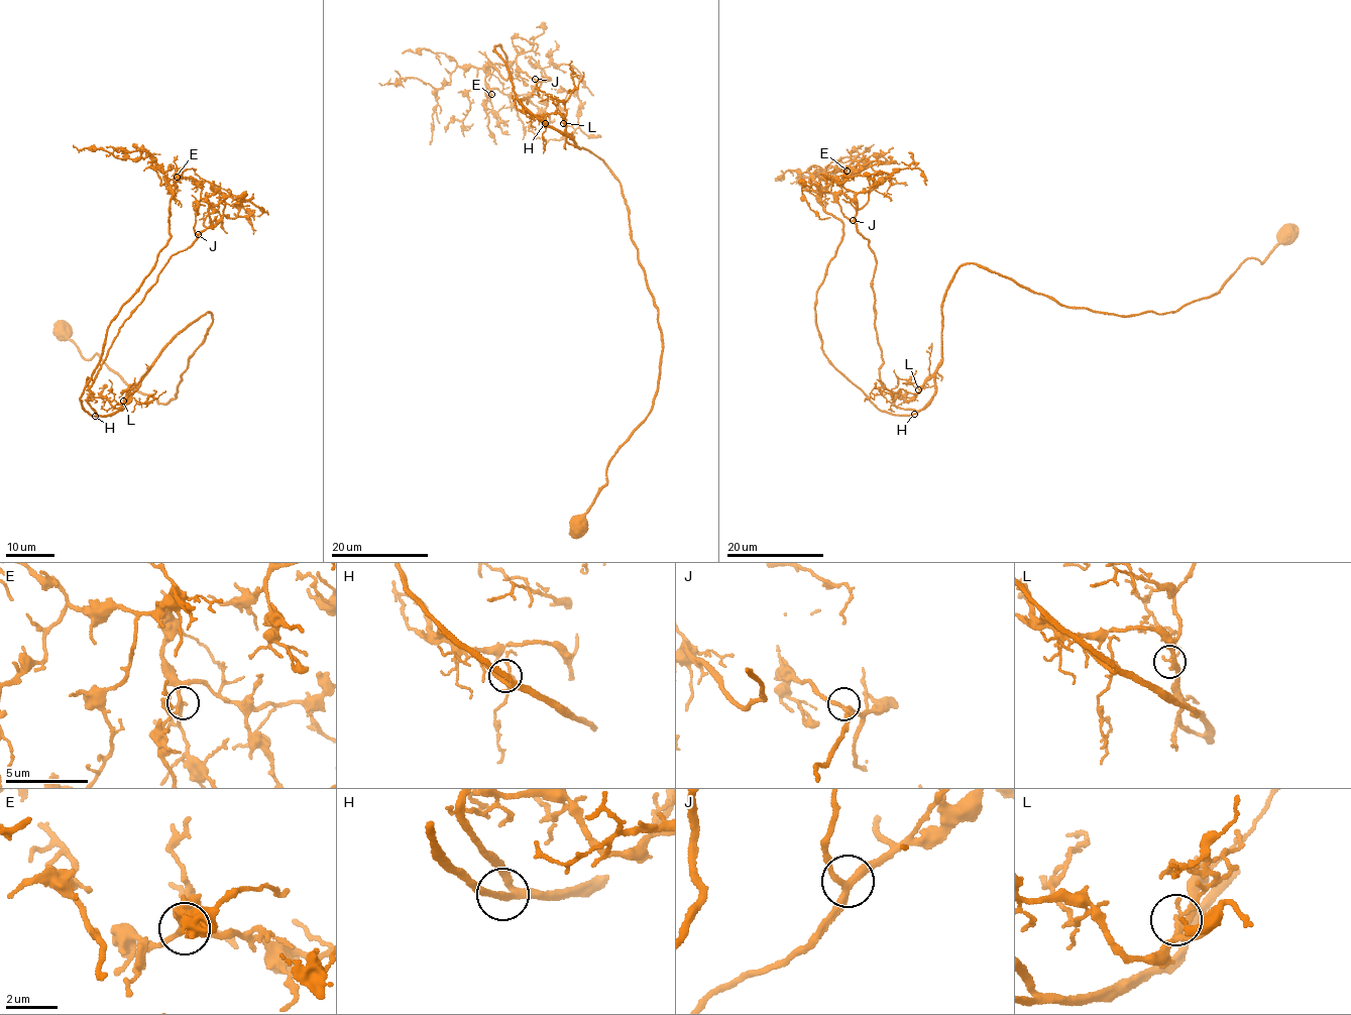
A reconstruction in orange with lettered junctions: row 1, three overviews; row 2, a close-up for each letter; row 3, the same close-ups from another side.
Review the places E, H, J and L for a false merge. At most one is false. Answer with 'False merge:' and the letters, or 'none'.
False merge: none

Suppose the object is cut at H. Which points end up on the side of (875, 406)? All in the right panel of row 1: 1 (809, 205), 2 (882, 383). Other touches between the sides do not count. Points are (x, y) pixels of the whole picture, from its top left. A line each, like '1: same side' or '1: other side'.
1: other side
2: other side

